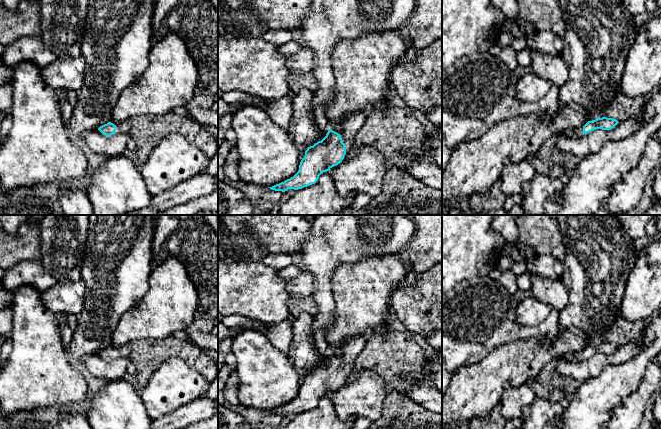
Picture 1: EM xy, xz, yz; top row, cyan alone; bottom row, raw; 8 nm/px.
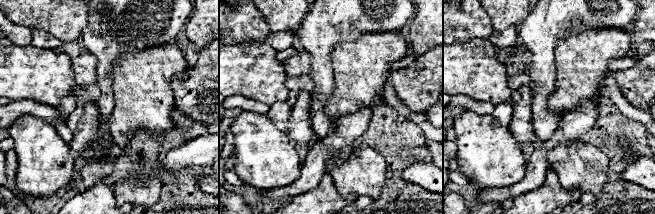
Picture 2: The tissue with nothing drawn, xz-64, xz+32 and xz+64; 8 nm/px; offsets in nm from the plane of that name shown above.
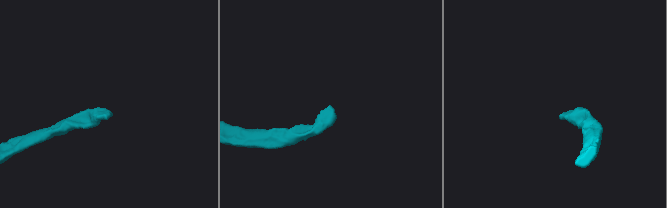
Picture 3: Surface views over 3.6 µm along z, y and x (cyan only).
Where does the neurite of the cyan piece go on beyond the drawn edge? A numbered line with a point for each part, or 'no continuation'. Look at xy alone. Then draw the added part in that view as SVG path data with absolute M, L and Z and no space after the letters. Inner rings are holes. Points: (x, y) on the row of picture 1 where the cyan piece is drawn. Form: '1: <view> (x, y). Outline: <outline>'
1: xy (124, 127). Outline: M128 119L128 120L124 120L124 121L120 122L116 126L115 133L118 133L118 134L129 134L131 129L132 129L132 124L130 122L130 119Z

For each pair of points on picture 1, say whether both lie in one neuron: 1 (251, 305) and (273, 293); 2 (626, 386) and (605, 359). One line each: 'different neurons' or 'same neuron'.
1: same neuron
2: different neurons

